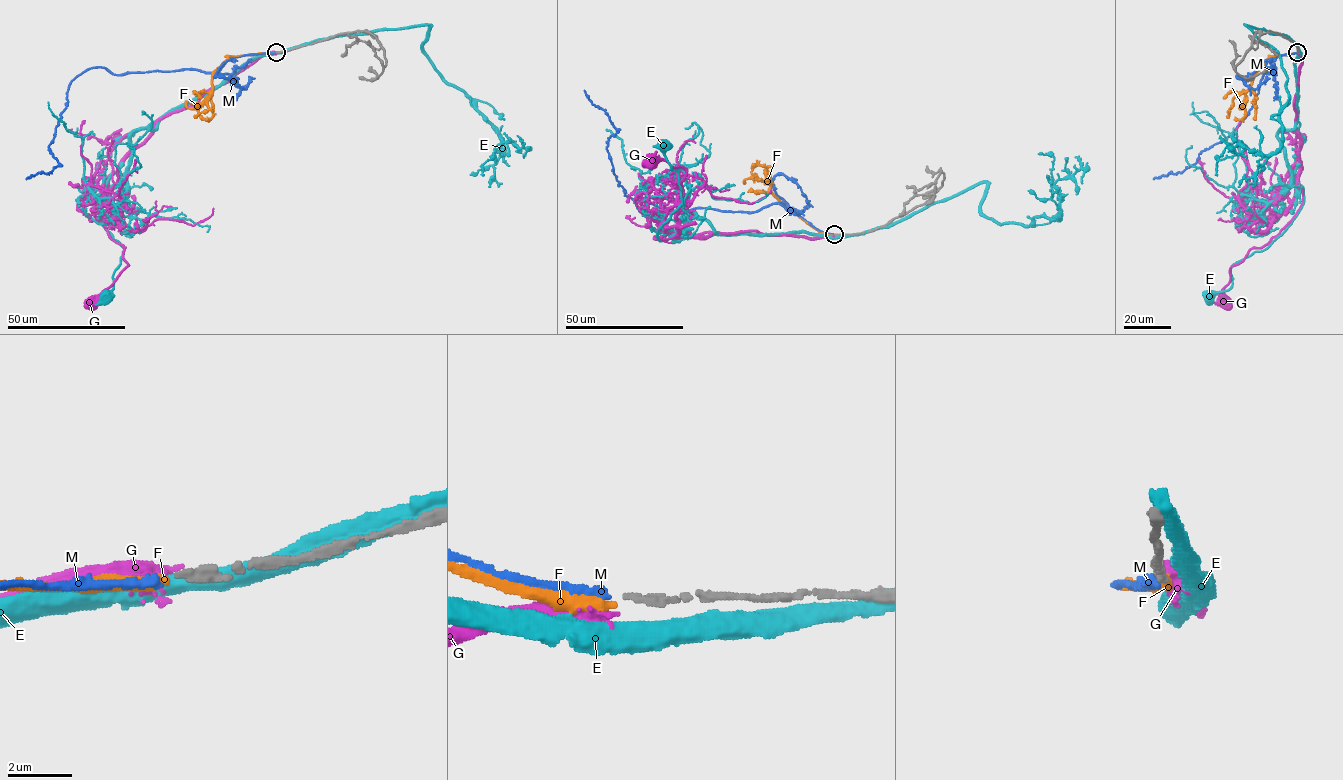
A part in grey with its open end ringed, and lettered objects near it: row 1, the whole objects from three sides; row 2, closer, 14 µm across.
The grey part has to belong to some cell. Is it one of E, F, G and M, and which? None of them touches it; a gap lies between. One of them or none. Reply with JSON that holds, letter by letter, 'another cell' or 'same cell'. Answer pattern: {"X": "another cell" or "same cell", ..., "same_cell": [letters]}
{"E": "another cell", "F": "another cell", "G": "another cell", "M": "same cell", "same_cell": ["M"]}

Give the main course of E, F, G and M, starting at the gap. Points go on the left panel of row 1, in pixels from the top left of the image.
E: (276, 52), (172, 108), (155, 129), (131, 134), (130, 165), (99, 209), (123, 248), (105, 296)
F: (276, 52), (229, 56), (212, 75), (208, 109), (194, 116)
G: (276, 52), (163, 116), (119, 166), (99, 220), (124, 248), (128, 265), (94, 303)
M: (275, 52), (229, 57), (213, 72), (118, 75), (87, 68), (71, 81), (48, 147), (60, 163), (26, 179)

